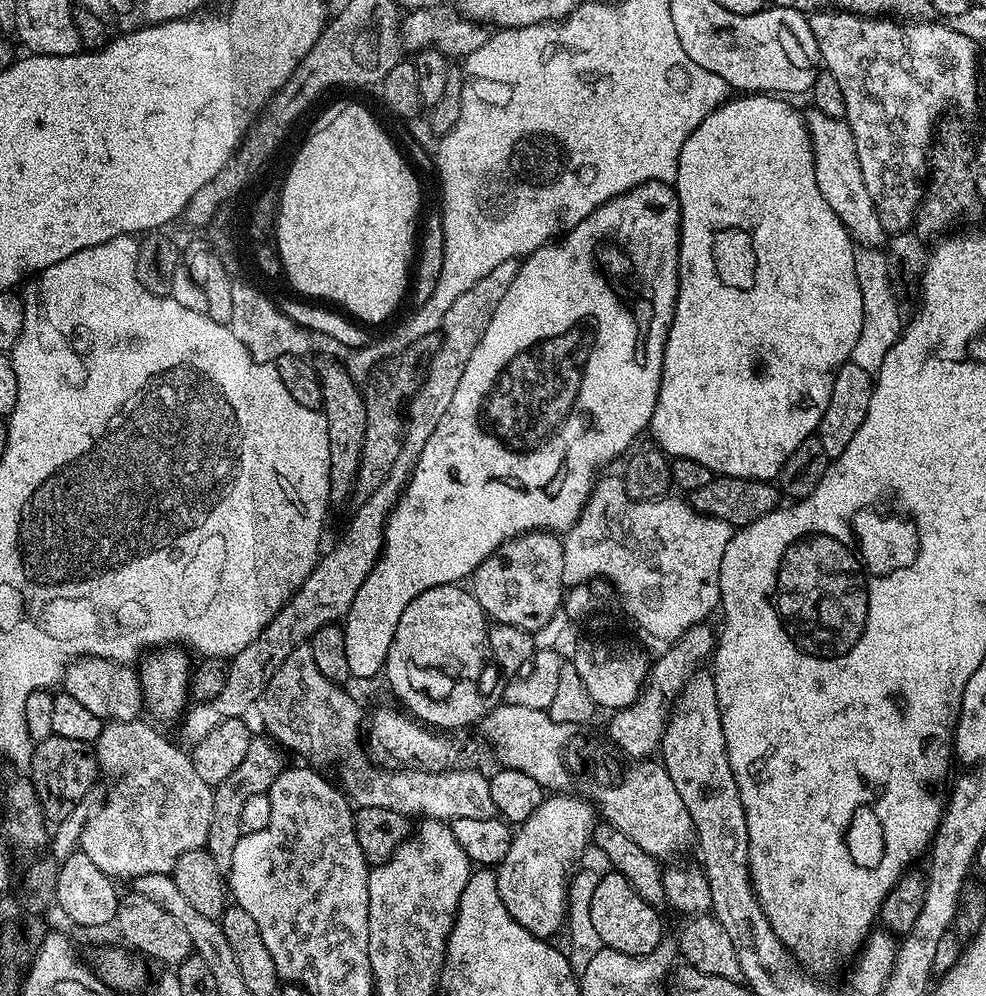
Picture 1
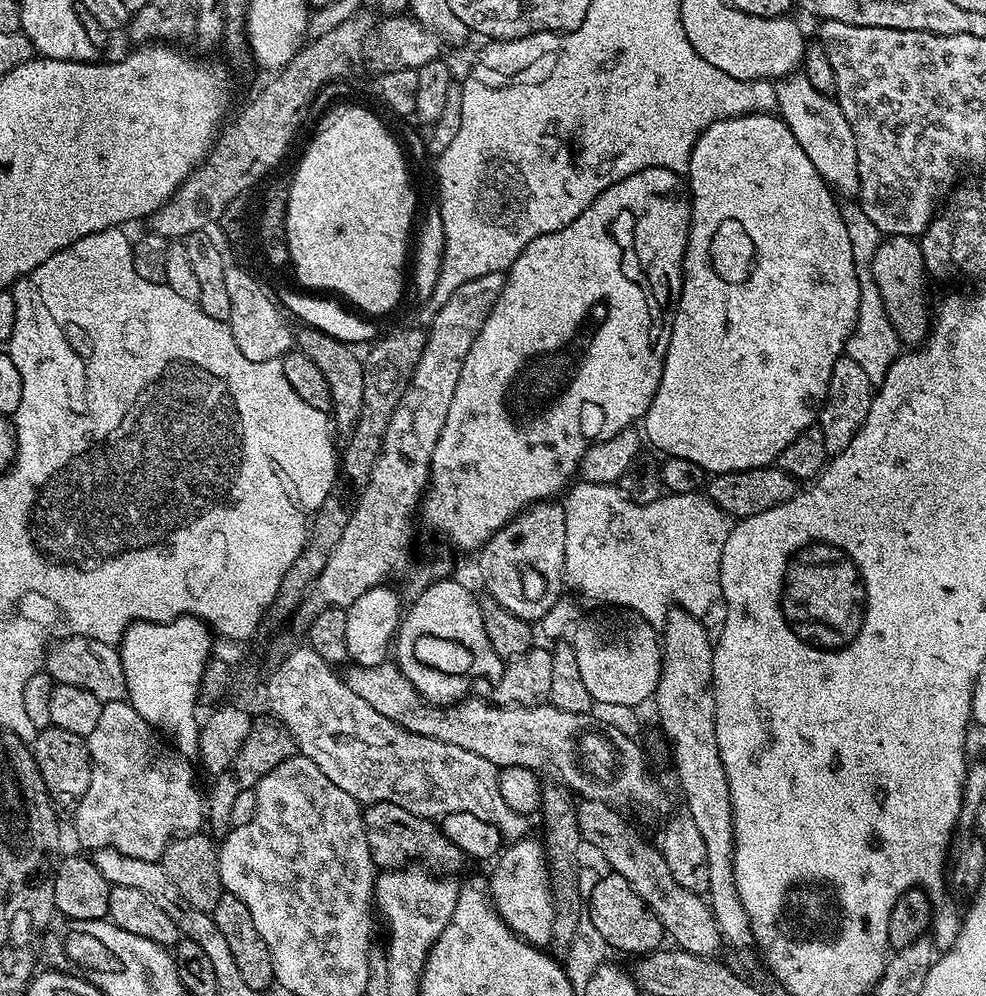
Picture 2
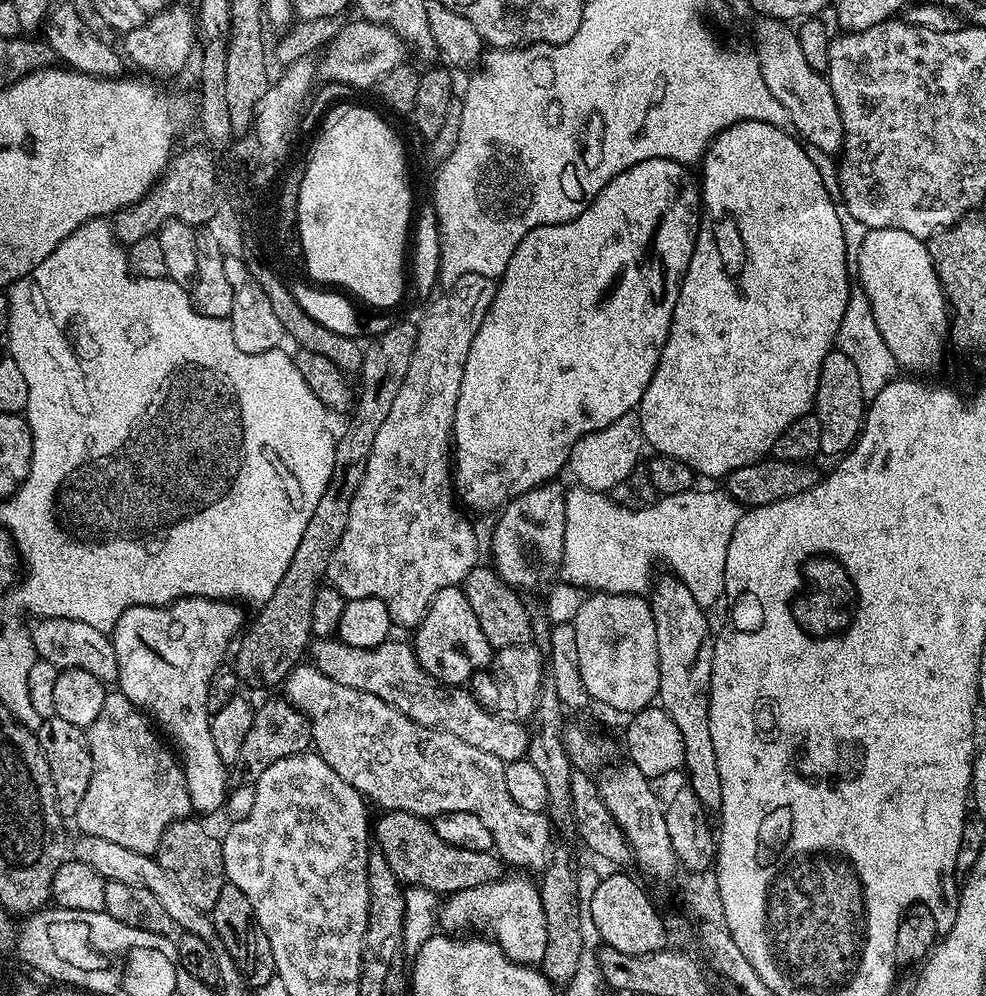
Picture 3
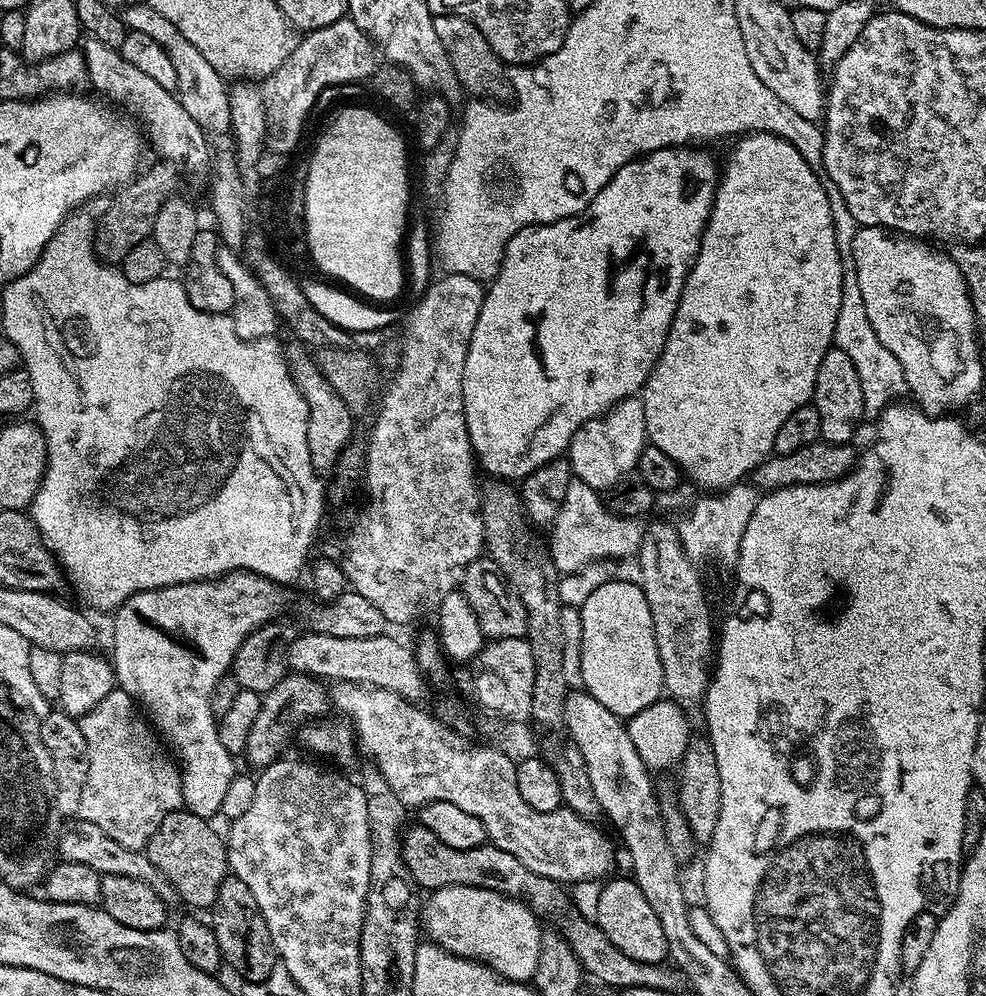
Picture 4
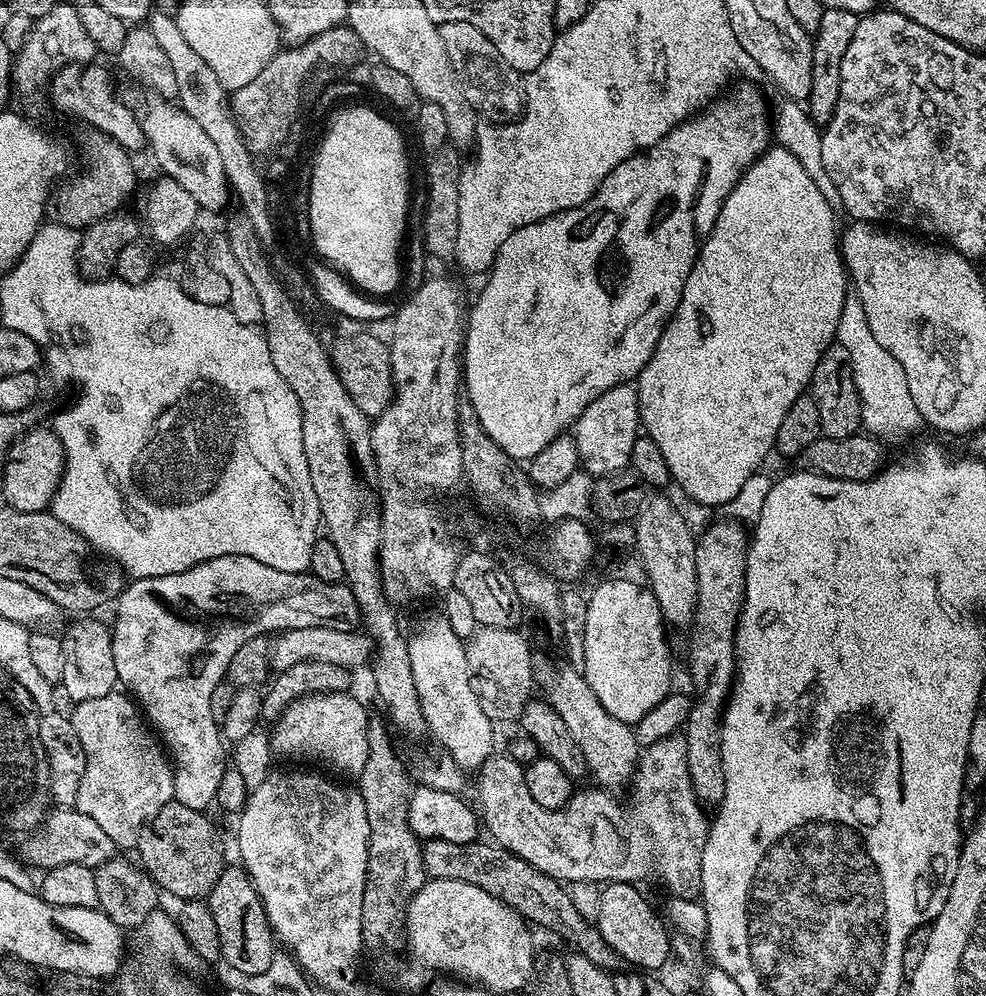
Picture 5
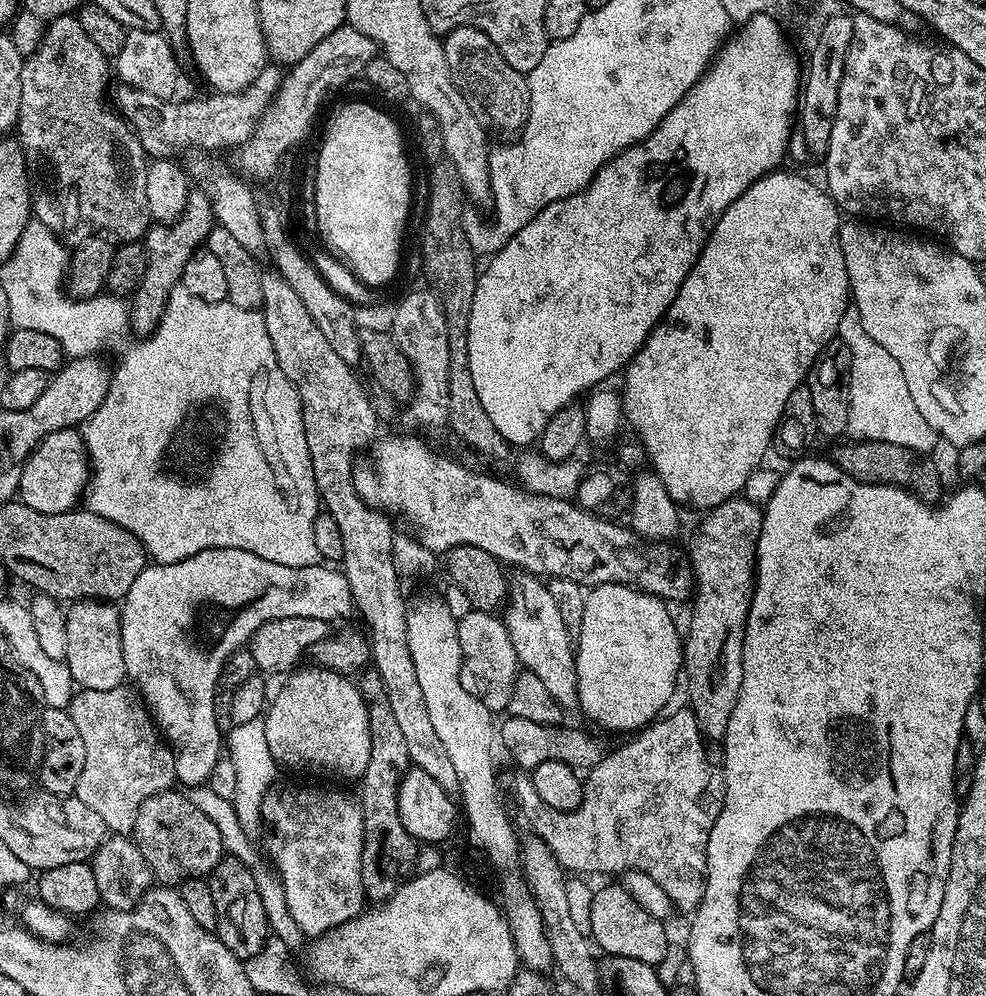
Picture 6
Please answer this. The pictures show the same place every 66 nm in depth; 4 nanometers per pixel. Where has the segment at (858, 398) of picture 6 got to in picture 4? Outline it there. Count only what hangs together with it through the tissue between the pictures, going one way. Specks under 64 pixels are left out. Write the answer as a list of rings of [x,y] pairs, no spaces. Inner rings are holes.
[[[854,282],[845,283],[842,290],[842,303],[838,306],[838,322],[834,322],[833,345],[842,354],[847,354],[850,362],[854,362],[854,370],[858,370],[858,382],[862,382],[862,398],[865,413],[880,412],[891,400],[905,395],[906,385],[902,374],[902,365],[898,358],[878,342],[878,334],[874,334],[874,326],[870,326],[870,318],[866,318],[866,302],[862,302],[862,290]]]

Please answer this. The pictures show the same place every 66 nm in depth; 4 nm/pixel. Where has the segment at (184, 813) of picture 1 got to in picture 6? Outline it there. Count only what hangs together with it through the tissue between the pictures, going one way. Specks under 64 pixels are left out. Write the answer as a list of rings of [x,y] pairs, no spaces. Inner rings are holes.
[[[131,687],[77,691],[66,711],[74,718],[74,726],[78,726],[78,734],[82,734],[82,743],[86,746],[86,763],[82,766],[82,778],[78,778],[74,795],[102,818],[109,833],[131,833],[140,804],[146,802],[146,798],[154,798],[154,794],[169,791],[177,783],[172,749],[162,739],[148,709]]]

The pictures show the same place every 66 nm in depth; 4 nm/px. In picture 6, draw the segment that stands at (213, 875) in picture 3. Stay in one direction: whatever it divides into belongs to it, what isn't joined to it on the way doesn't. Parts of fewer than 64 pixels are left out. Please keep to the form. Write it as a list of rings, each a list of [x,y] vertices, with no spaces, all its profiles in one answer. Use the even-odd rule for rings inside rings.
[[[176,791],[159,792],[154,794],[154,798],[146,798],[146,802],[140,804],[130,833],[138,850],[142,850],[142,858],[146,858],[153,877],[164,886],[179,886],[185,880],[203,880],[212,873],[214,866],[218,866],[218,862],[226,855],[222,846],[222,834],[219,833],[218,828],[210,822],[209,818],[206,818],[206,814],[194,806],[188,794]]]

